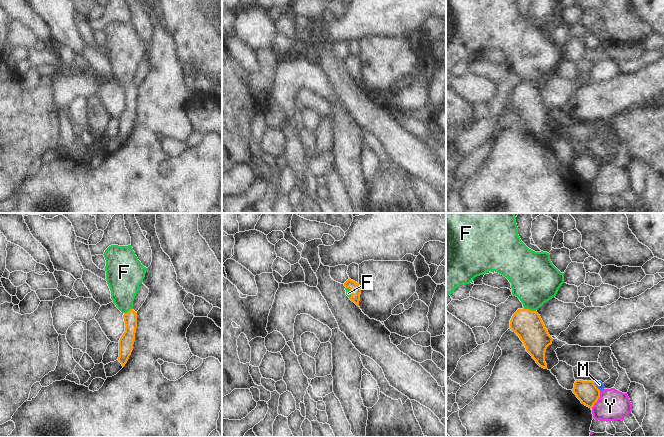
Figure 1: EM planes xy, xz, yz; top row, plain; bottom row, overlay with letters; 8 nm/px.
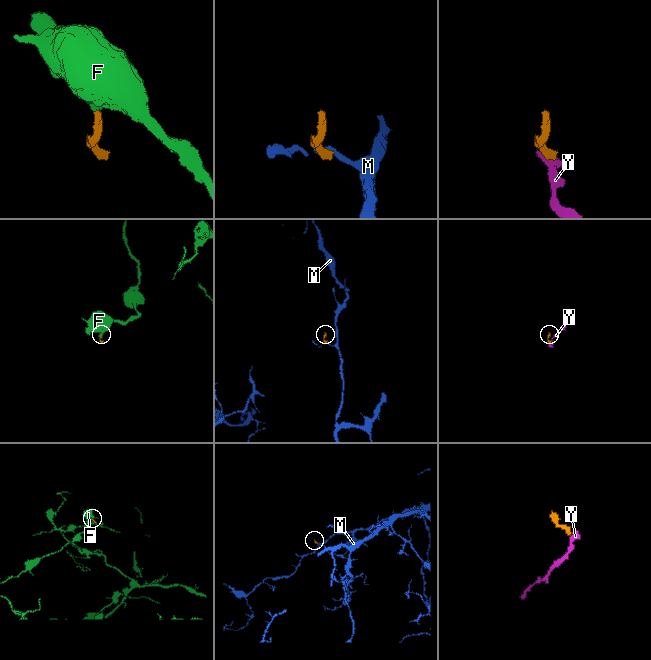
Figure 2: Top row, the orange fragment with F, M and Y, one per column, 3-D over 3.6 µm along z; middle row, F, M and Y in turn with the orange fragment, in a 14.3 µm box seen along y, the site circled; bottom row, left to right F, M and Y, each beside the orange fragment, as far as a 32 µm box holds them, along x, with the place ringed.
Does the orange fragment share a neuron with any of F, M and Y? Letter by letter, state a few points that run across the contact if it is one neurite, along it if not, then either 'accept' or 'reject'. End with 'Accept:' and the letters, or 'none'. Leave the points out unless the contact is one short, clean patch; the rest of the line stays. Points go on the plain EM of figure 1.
F: yz (528, 101), (528, 85), (533, 71), (534, 55) | accept
M: yz (593, 156), (593, 159), (600, 166) | reject
Y: yz (600, 167), (598, 176), (591, 183) | reject
Accept: F

